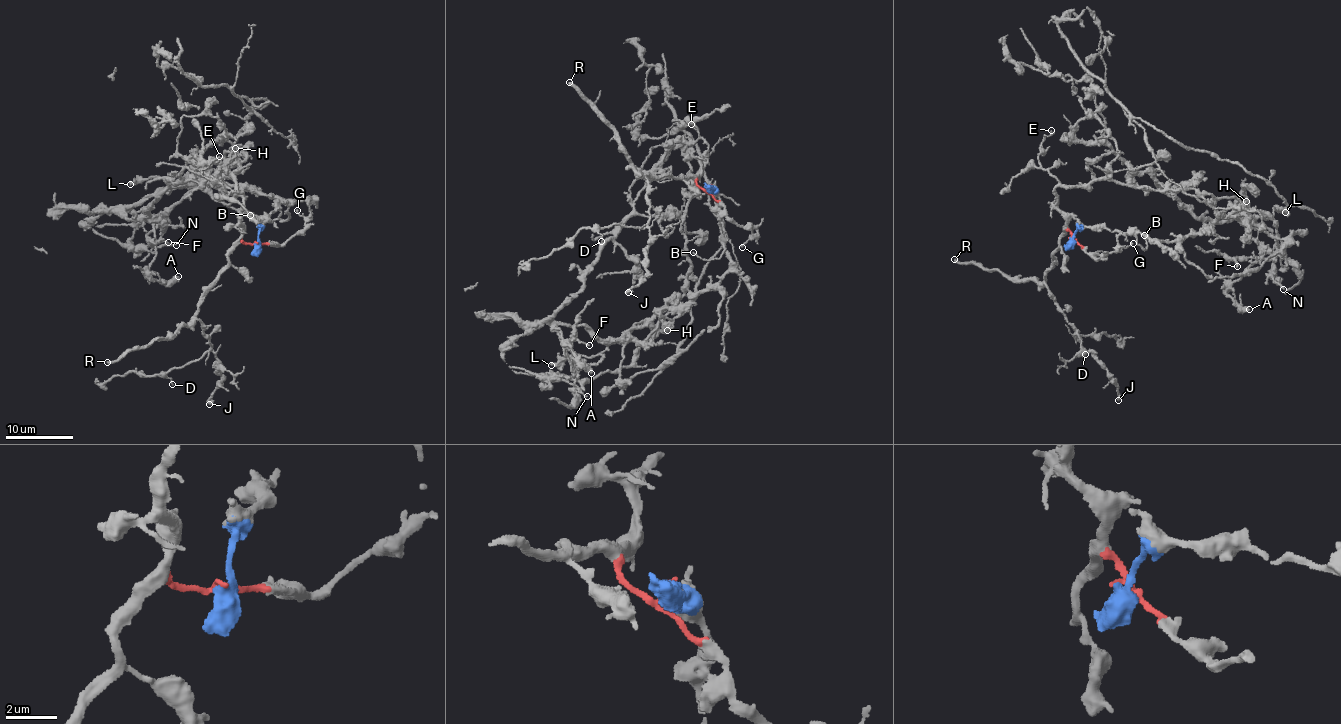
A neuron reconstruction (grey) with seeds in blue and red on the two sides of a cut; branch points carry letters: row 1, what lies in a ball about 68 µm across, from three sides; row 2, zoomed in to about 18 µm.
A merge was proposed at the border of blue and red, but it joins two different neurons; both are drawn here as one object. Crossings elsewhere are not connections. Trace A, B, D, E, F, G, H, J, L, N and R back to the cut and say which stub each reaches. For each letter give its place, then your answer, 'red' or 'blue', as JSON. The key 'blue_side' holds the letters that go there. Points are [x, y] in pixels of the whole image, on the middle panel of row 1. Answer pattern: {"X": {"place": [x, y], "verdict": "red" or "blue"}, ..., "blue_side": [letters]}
{"A": {"place": [591, 373], "verdict": "blue"}, "B": {"place": [693, 252], "verdict": "blue"}, "D": {"place": [601, 241], "verdict": "red"}, "E": {"place": [691, 124], "verdict": "red"}, "F": {"place": [589, 345], "verdict": "blue"}, "G": {"place": [742, 247], "verdict": "red"}, "H": {"place": [667, 330], "verdict": "blue"}, "J": {"place": [628, 292], "verdict": "red"}, "L": {"place": [551, 365], "verdict": "blue"}, "N": {"place": [587, 396], "verdict": "blue"}, "R": {"place": [569, 82], "verdict": "red"}, "blue_side": ["A", "B", "F", "H", "L", "N"]}

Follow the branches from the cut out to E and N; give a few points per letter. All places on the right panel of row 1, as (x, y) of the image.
E: (1071, 238), (1066, 216), (1056, 206), (1059, 181), (1038, 158), (1050, 130)
N: (1070, 238), (1086, 227), (1170, 241), (1231, 215), (1249, 222), (1238, 210), (1271, 231), (1271, 279), (1283, 289)

